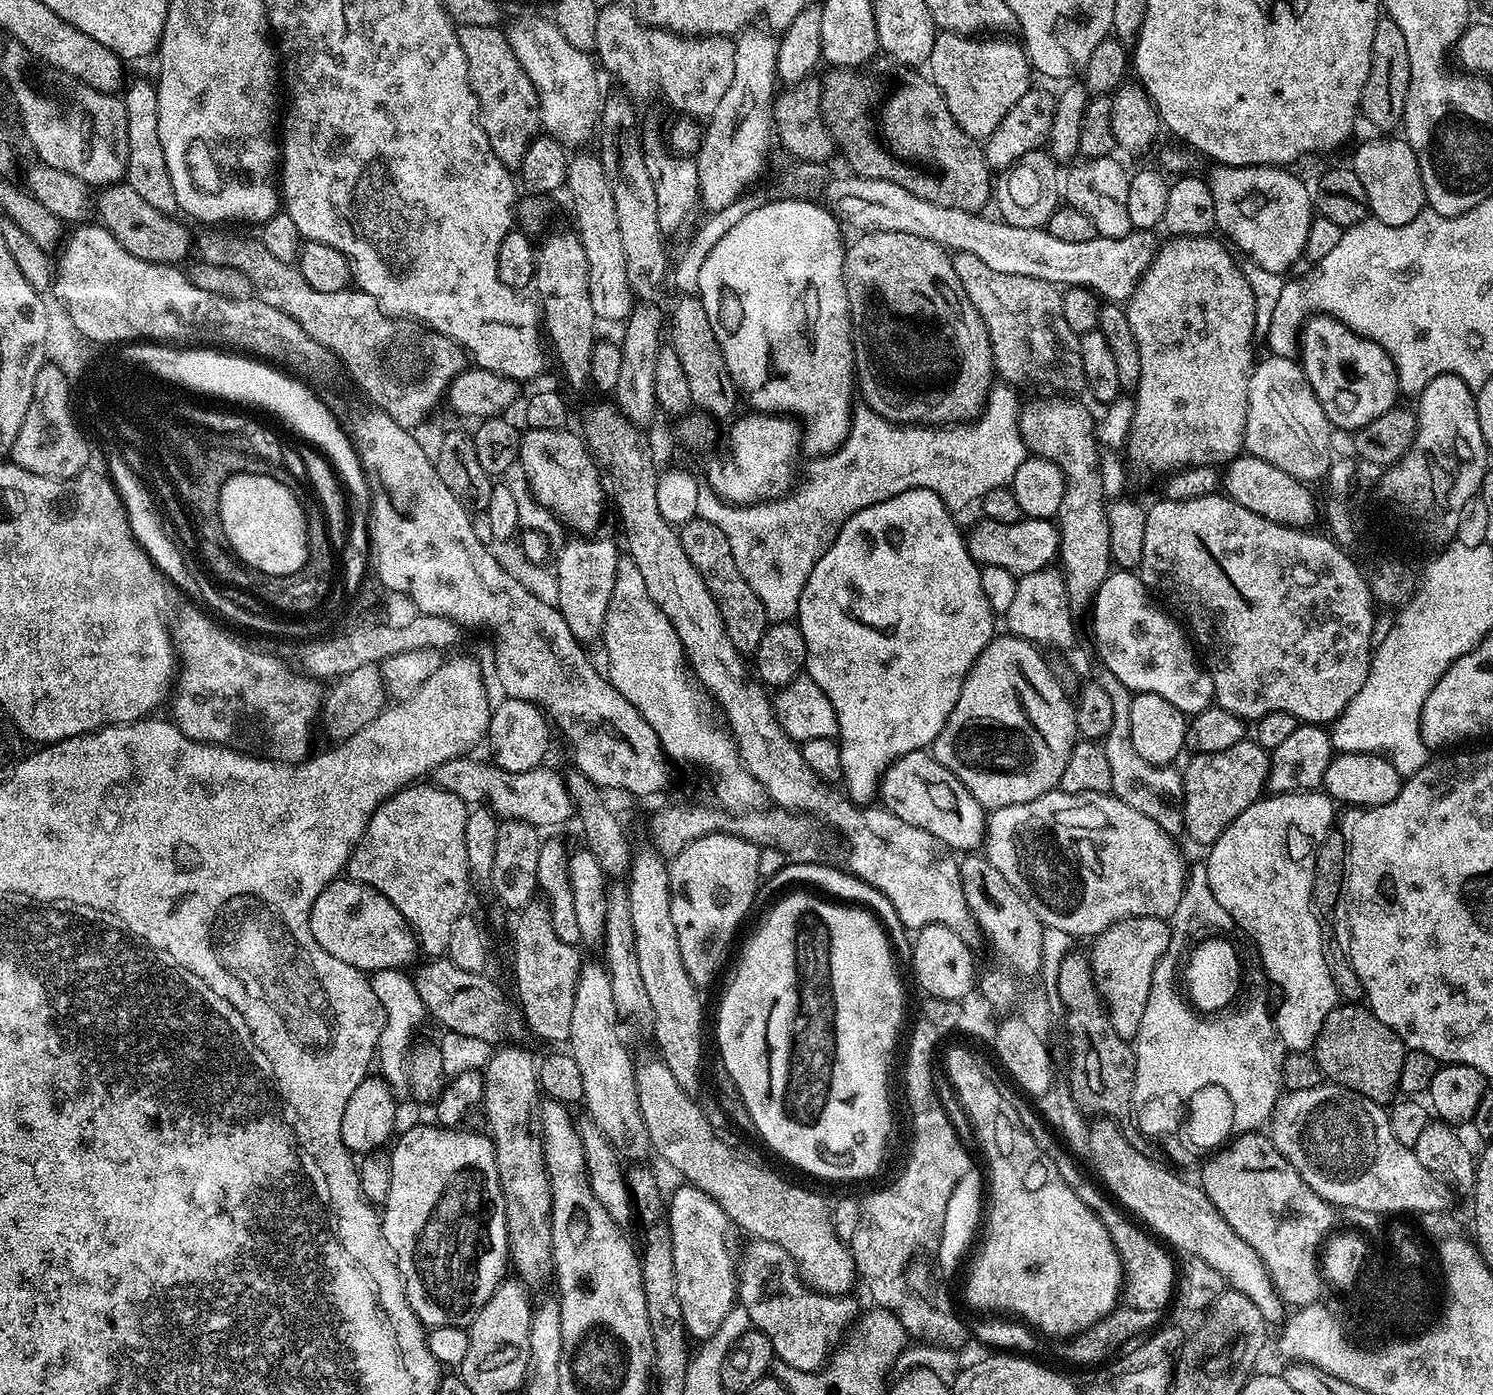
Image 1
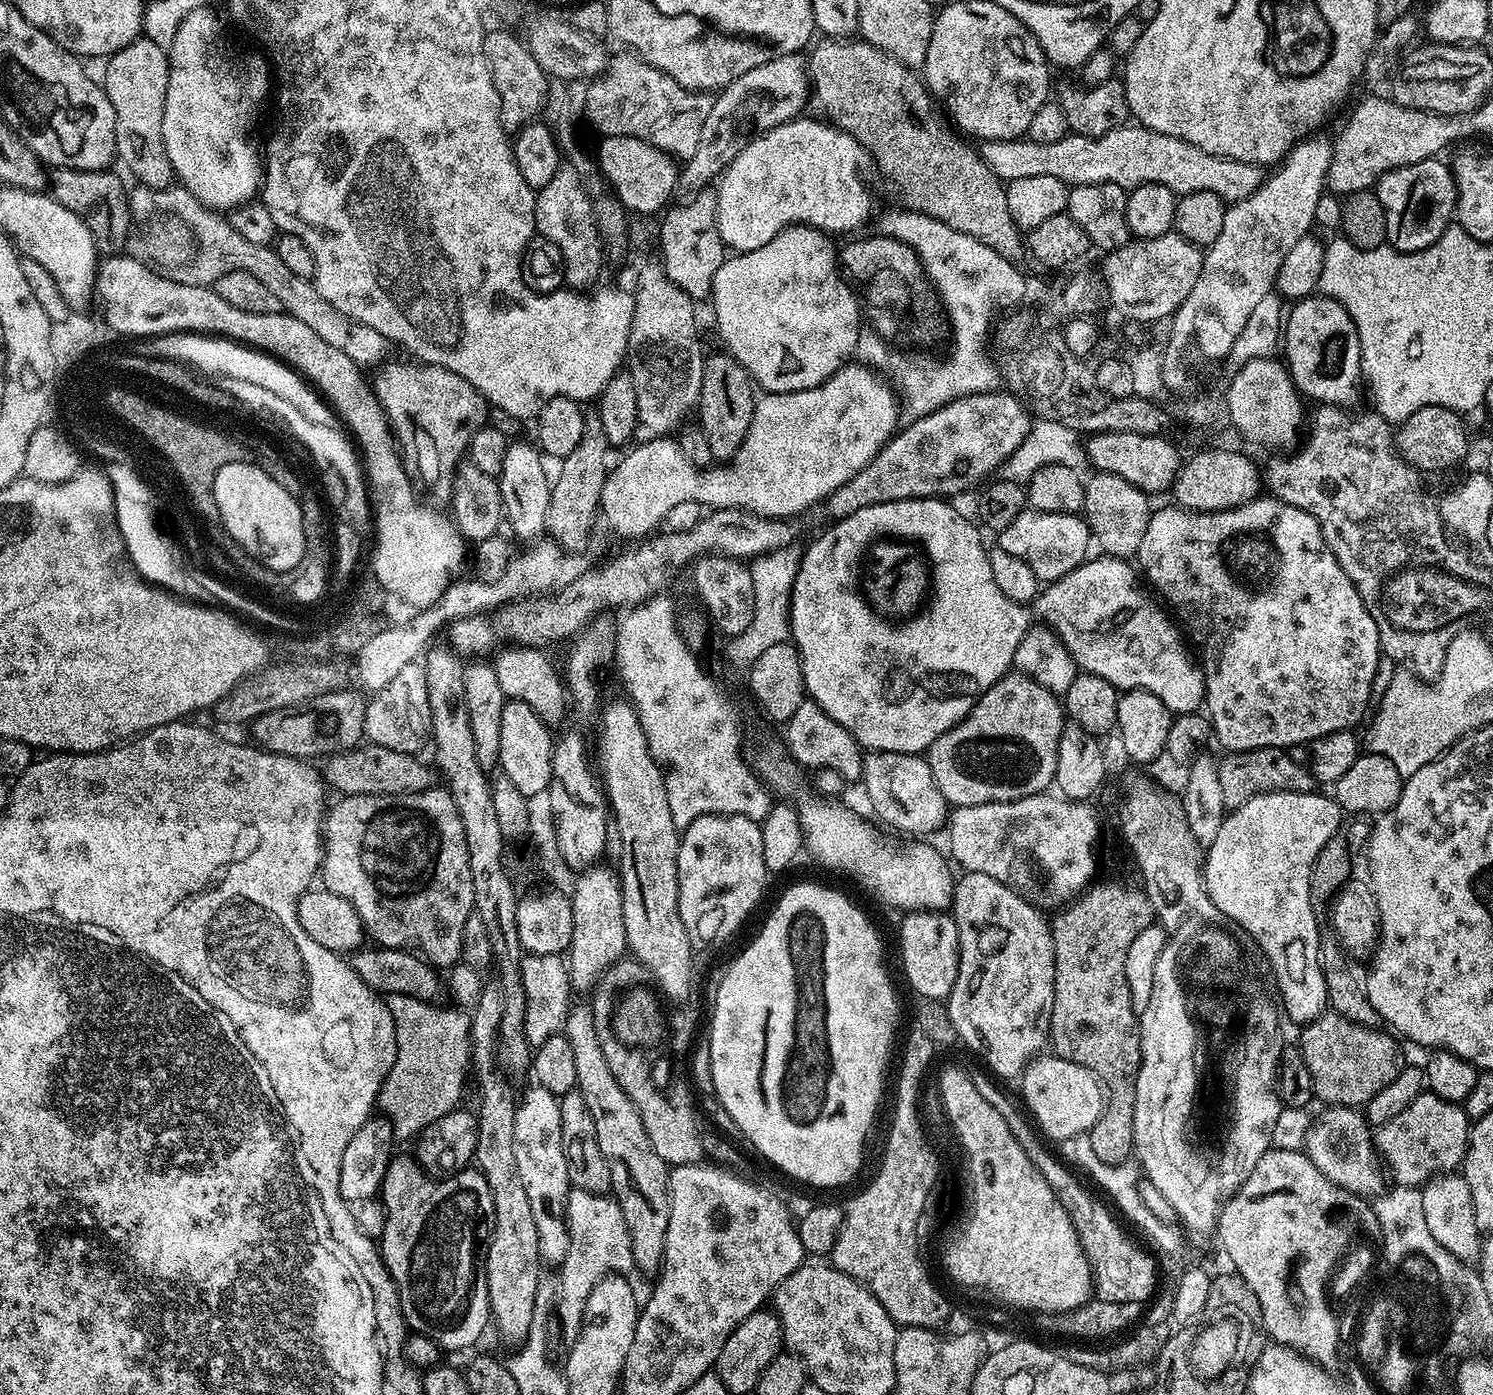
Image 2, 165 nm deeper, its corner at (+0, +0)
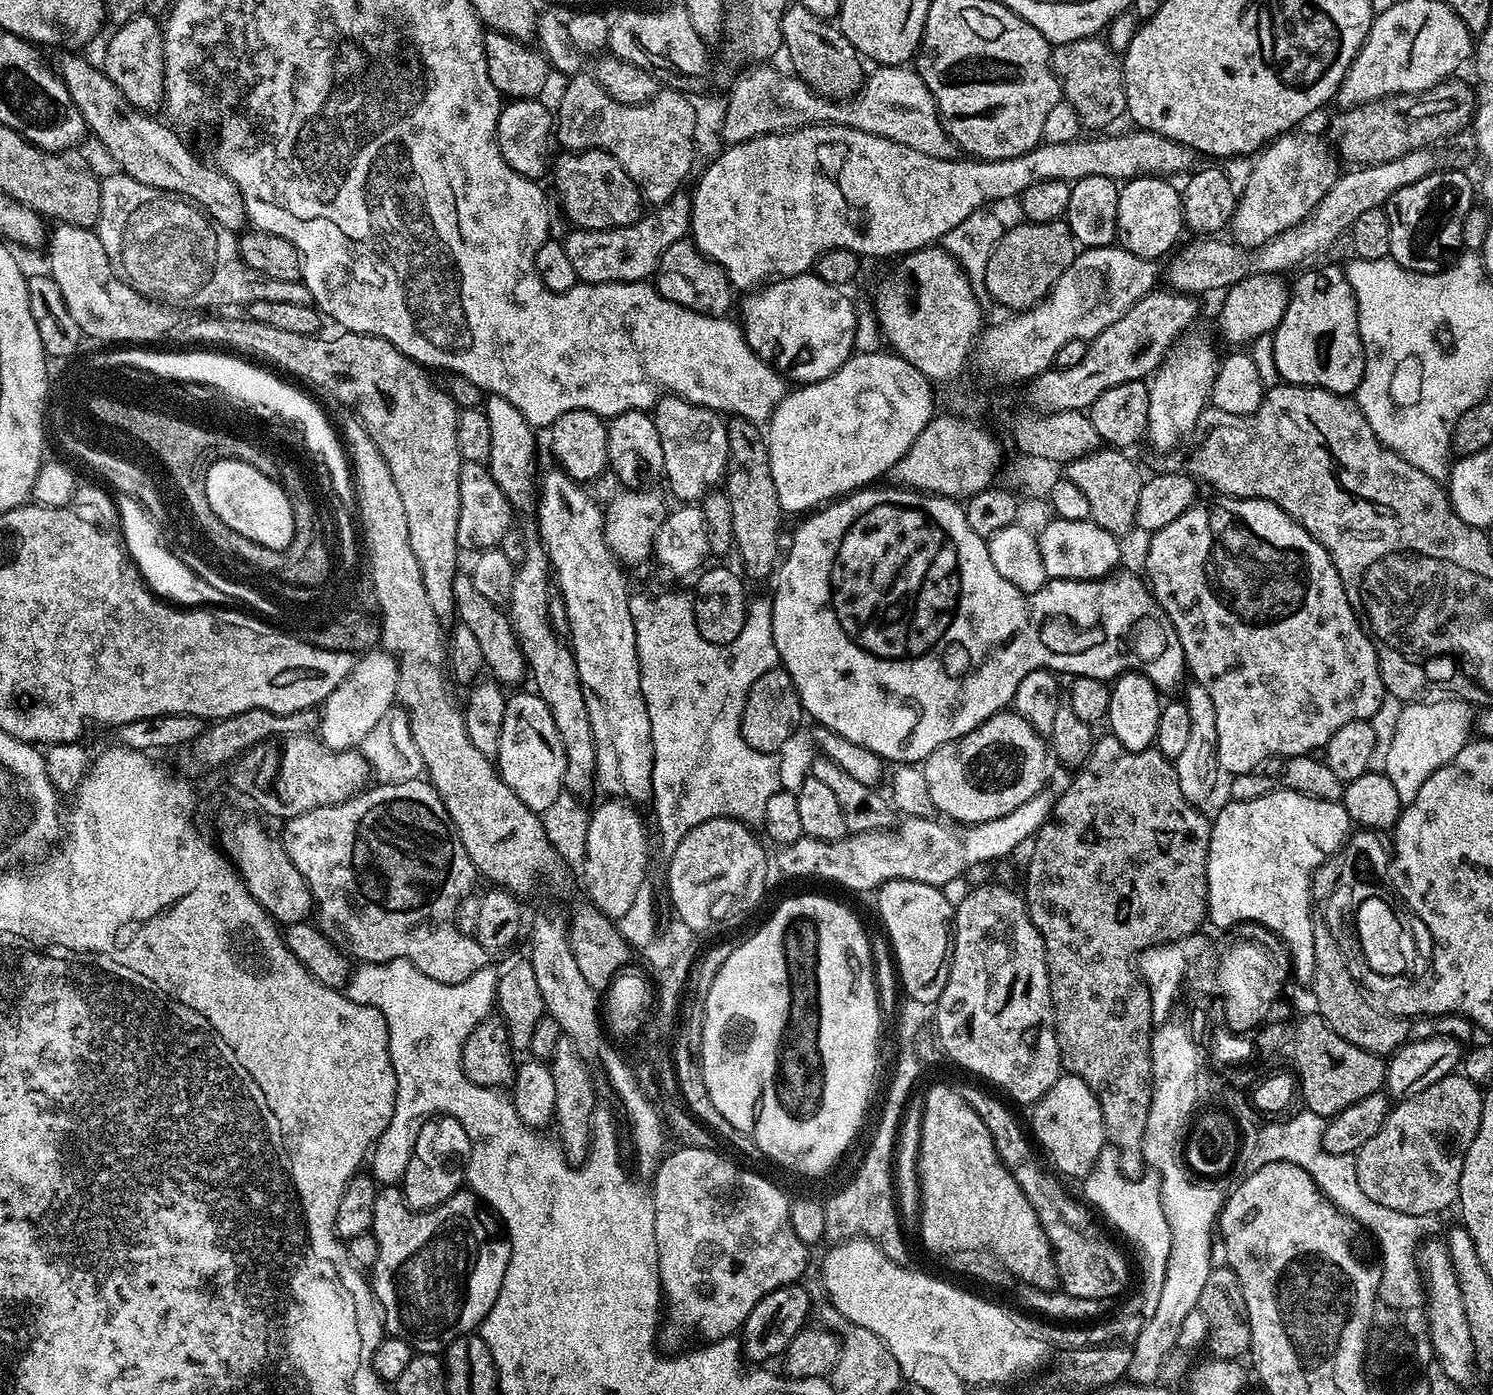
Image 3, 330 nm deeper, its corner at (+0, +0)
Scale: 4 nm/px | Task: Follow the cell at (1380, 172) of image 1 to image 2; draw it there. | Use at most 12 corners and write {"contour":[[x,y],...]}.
{"contour":[[1433,158],[1385,172],[1374,191],[1387,243],[1434,246],[1456,214],[1456,177]]}

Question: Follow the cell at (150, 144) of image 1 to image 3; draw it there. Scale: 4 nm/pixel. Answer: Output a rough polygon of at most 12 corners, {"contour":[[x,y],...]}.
{"contour":[[119,25],[102,70],[142,112],[164,104],[164,34]]}

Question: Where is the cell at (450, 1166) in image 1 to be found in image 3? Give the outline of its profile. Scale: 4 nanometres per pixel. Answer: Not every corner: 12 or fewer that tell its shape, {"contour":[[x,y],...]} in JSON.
{"contour":[[471,1190],[377,1191],[385,1333],[443,1353],[498,1298],[512,1247]]}

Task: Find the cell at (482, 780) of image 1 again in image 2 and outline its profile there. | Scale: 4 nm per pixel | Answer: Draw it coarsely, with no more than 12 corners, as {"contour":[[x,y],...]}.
{"contour":[[371,742],[323,761],[345,796],[405,796],[437,783],[411,752]]}

